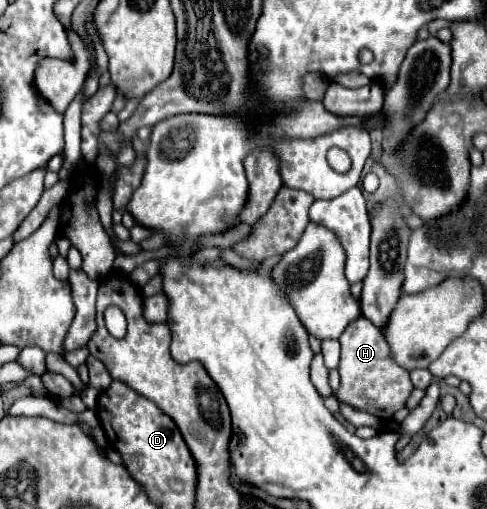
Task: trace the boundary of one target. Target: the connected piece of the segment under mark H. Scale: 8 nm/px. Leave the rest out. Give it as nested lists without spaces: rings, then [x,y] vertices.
[[[358,317],[356,321],[352,321],[338,341],[342,345],[342,357],[338,367],[342,385],[336,391],[336,397],[380,419],[390,419],[398,409],[406,405],[406,399],[414,389],[408,371],[404,371],[400,365],[396,365],[390,359],[390,353],[388,353],[390,349],[386,339],[378,331],[378,327],[364,317]]]

